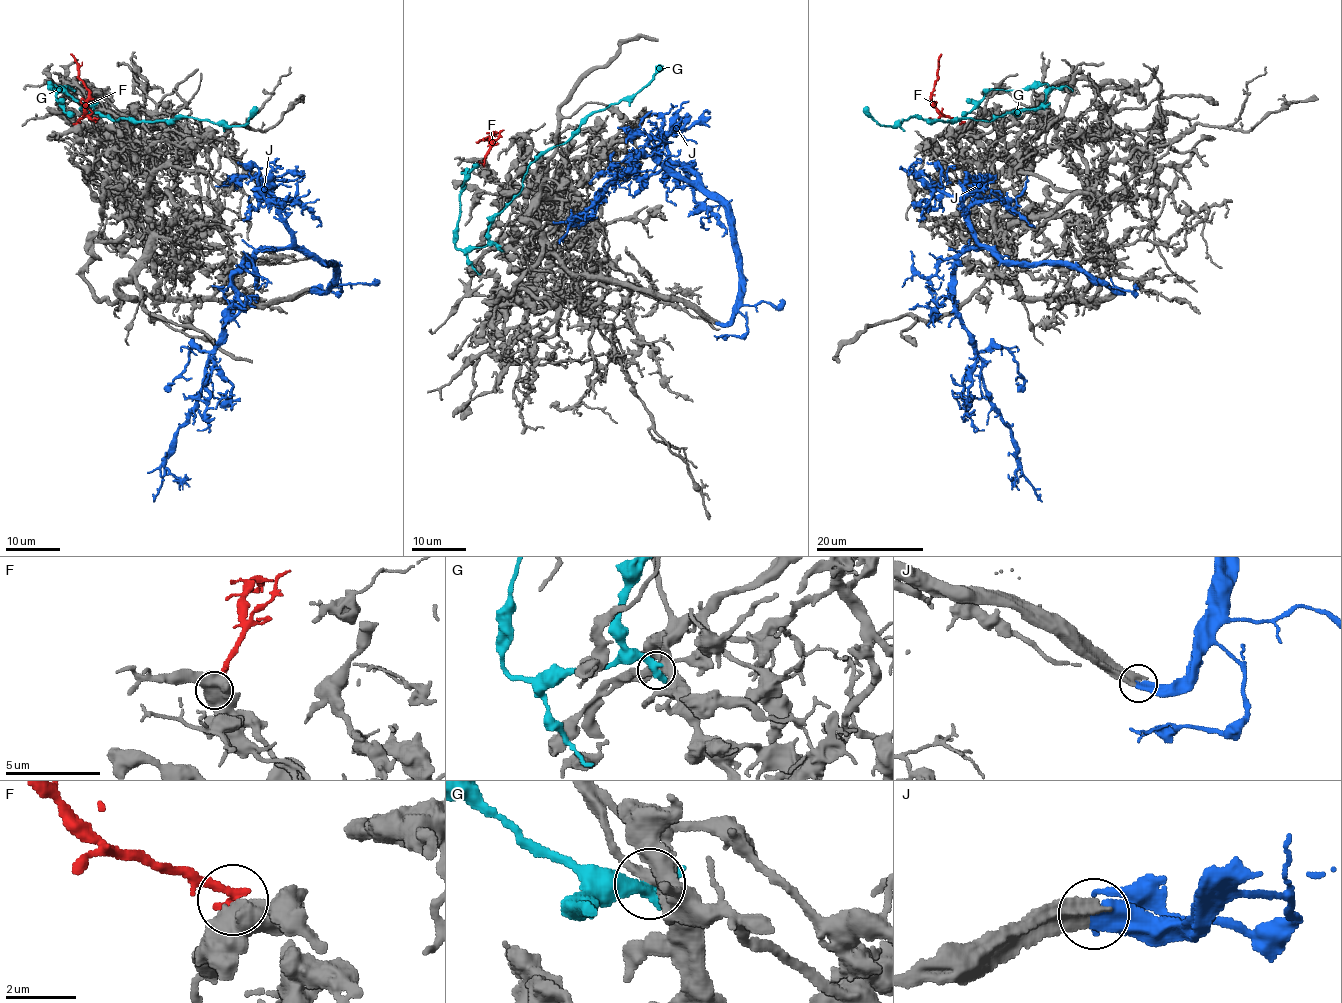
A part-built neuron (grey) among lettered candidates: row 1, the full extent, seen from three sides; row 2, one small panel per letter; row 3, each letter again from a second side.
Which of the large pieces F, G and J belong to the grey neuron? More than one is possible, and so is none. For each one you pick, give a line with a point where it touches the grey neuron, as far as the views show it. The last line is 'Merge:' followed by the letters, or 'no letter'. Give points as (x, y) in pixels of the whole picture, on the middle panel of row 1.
J: meets grey at (717, 323)
Merge: J

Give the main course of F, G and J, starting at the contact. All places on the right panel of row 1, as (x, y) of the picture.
F: (962, 123), (943, 115), (935, 106), (932, 91), (941, 54)
G: (1045, 106), (1005, 112), (989, 120), (956, 118), (943, 122), (914, 116), (894, 126), (881, 126), (865, 107)
J: (1121, 290), (1076, 267), (1009, 265), (983, 249), (967, 249), (955, 265), (956, 316), (1041, 501)

